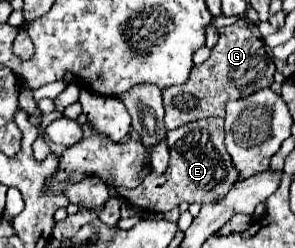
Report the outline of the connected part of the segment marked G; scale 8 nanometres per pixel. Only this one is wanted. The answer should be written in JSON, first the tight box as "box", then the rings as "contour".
{"box":[163,19,273,129],"contour":[[[243,19],[235,25],[221,27],[219,41],[211,49],[209,59],[201,65],[195,65],[183,85],[171,85],[163,89],[165,127],[177,129],[179,125],[185,125],[193,119],[205,119],[211,115],[223,117],[223,109],[229,99],[239,99],[251,95],[257,89],[269,87],[273,83],[273,73],[273,59],[267,55],[263,41],[253,37]]]}

